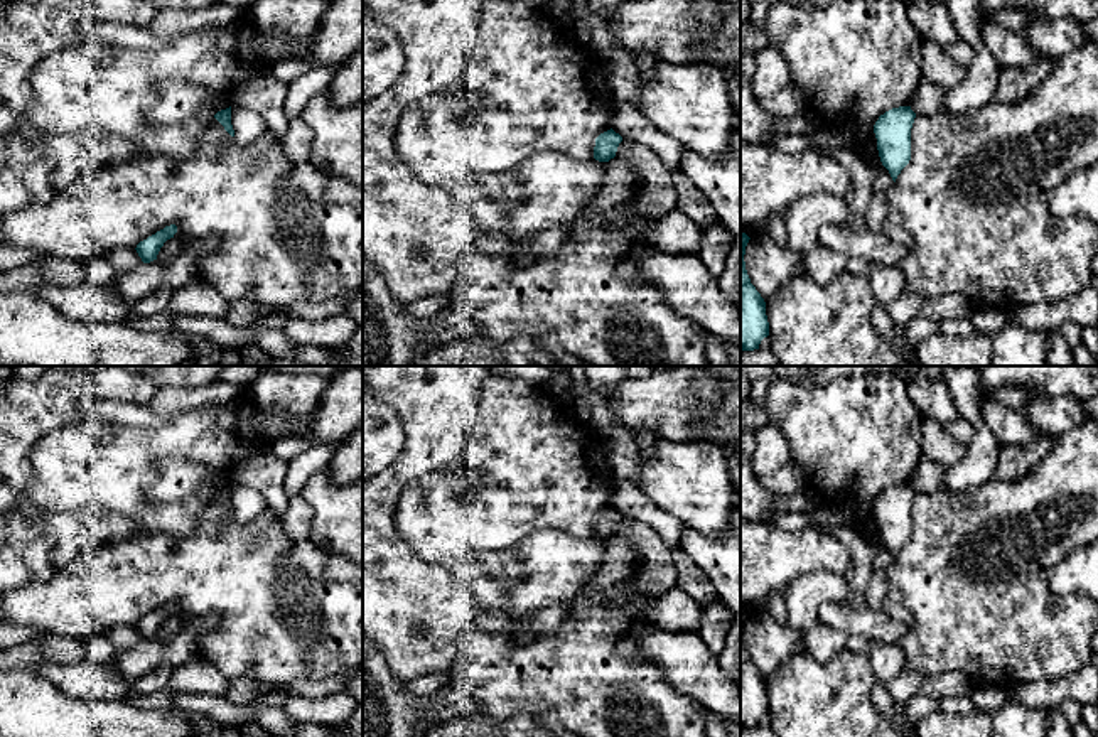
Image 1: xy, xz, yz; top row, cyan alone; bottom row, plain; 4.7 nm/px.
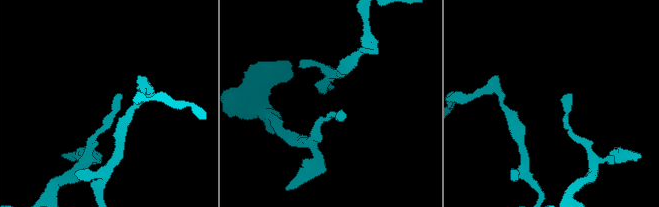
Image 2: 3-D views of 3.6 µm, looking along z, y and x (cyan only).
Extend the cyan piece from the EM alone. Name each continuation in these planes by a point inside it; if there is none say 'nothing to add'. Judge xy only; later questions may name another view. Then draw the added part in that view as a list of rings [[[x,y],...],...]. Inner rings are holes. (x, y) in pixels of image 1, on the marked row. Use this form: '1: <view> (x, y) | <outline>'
nothing to add

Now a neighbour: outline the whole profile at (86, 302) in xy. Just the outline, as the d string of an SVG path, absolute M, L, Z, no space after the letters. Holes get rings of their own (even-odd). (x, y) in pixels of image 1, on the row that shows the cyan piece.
M86 280L66 288L46 285L30 293L79 322L125 322L132 315L113 293Z

